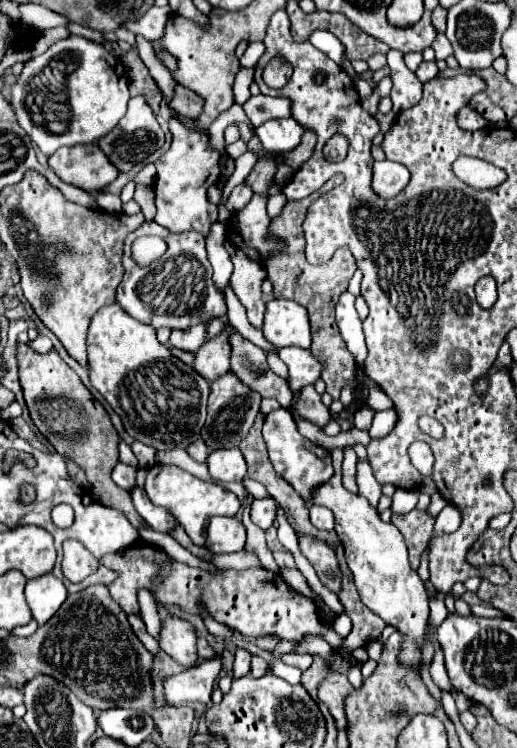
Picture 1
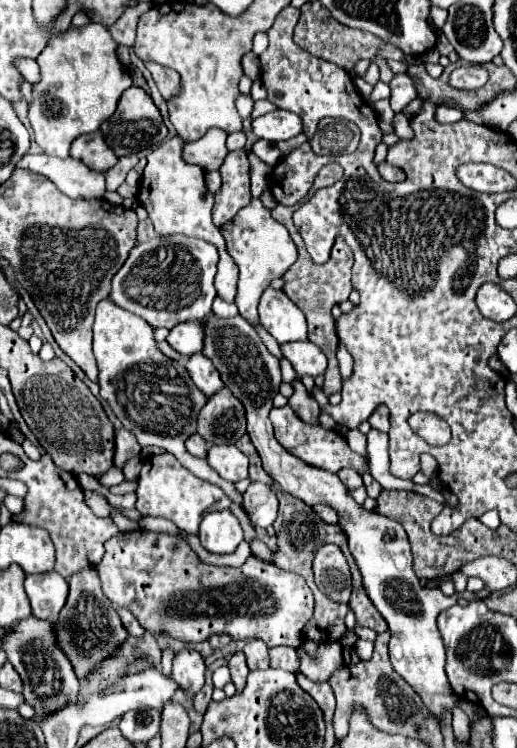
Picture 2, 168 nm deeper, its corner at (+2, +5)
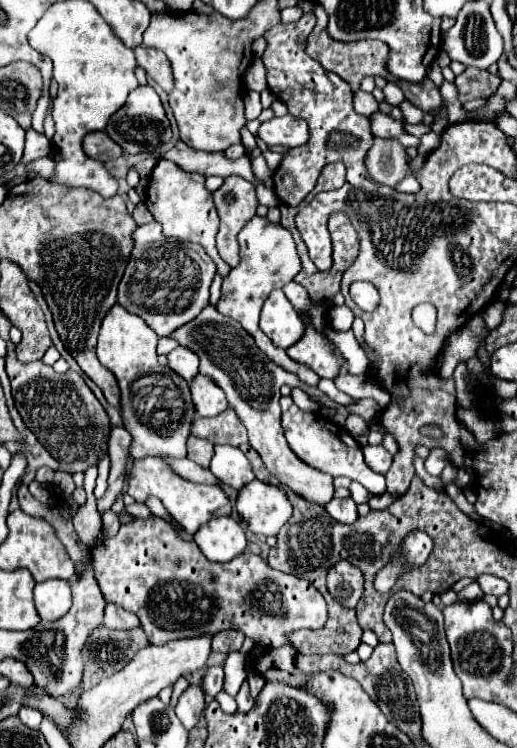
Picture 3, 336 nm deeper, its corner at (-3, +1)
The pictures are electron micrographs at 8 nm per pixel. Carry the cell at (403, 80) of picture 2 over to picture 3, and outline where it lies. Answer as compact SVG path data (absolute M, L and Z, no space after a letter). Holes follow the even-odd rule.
M402 102L402 104L400 104L400 110L404 112L404 118L406 118L408 124L422 124L422 120L424 120L424 112L422 112L420 108L412 106L410 102Z

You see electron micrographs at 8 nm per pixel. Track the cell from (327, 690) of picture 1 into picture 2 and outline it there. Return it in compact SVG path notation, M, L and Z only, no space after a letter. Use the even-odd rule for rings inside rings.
M339 642L322 643L317 651L317 660L308 657L309 662L300 661L300 671L311 681L327 682L335 670L343 668L343 654Z

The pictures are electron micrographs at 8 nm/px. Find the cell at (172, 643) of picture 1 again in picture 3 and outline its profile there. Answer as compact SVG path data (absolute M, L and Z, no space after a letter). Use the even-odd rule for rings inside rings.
M194 684L190 686L178 700L176 704L176 716L180 718L180 722L184 724L184 728L190 732L198 720L200 720L200 714L204 710L204 692L200 688L200 684Z

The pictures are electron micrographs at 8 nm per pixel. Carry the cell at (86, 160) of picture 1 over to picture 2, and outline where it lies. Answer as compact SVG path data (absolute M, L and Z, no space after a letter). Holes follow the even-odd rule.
M91 132L75 138L71 144L71 156L81 160L87 168L95 172L107 172L117 164L117 156L103 142L101 132Z

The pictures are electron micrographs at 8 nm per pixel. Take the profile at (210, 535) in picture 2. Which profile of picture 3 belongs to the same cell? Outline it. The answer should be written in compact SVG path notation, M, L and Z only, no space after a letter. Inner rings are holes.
M212 518L194 534L194 542L200 546L210 562L230 562L246 548L246 536L242 526L230 518Z

